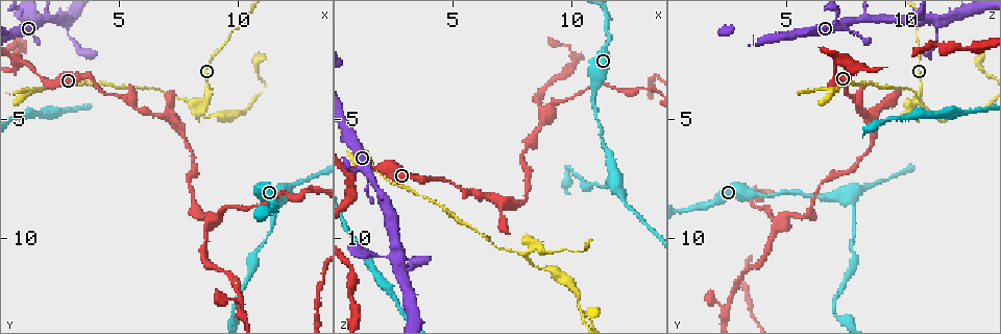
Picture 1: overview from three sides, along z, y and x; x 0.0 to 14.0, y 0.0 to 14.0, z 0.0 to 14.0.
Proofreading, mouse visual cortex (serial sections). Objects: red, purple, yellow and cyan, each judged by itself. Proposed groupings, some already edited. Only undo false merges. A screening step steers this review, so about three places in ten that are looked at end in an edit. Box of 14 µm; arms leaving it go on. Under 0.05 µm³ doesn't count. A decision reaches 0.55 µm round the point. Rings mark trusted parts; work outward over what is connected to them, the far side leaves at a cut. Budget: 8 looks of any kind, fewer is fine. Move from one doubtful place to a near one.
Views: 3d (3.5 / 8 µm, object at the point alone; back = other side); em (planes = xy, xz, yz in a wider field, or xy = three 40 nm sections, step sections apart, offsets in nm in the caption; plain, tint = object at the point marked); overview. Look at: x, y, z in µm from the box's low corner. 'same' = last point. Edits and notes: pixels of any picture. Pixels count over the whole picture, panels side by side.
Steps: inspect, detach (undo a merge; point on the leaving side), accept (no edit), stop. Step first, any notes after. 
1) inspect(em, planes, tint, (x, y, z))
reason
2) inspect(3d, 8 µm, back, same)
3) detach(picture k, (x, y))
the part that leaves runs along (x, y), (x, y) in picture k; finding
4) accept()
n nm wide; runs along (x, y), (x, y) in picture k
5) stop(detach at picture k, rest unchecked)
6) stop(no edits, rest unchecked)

inspect(em, xy, step 5, tint, (9.0, 9.1, 4.9))

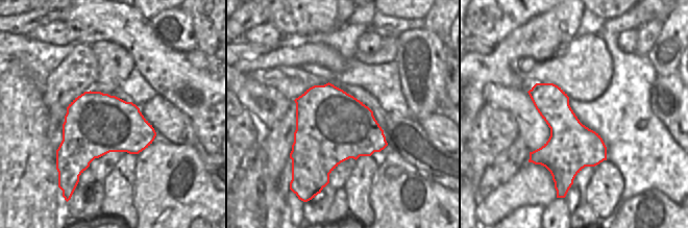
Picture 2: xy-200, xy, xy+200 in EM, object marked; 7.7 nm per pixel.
inspect(3d, 3.5 µm, same)
see where the arms go

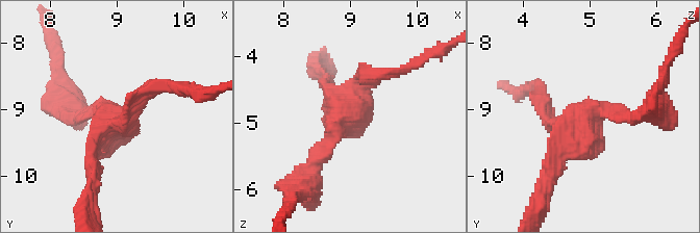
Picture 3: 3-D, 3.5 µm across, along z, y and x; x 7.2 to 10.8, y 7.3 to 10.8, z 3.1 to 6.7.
accept()
all the same cell

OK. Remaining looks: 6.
inspect(3d, 3.5 µm, (10.0, 12.7, 2.6))
a narrow waist

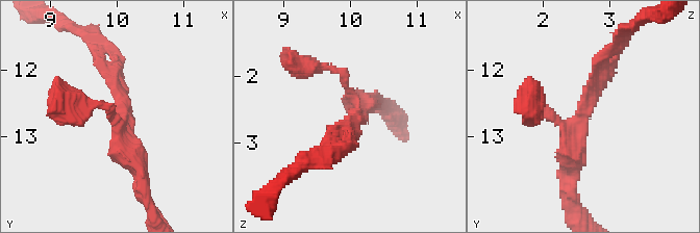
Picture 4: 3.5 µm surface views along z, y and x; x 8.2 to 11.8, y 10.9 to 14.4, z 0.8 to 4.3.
inspect(em, xy, step 1, tint, (10.10, 12.70, 2.55))
3 arms; arms of 150, 200, 300 nm; need the tissue

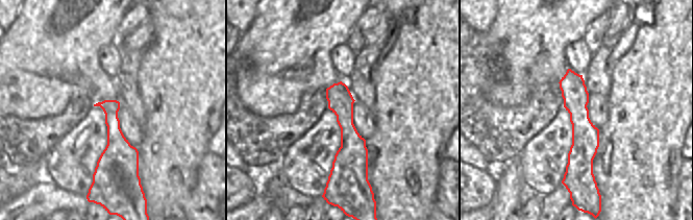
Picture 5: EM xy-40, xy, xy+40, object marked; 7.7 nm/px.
accept()
runs along (608, 58), (576, 122), (533, 106) in picture 4; all the same cell

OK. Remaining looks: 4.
inspect(3d, 3.5 µm, (8.4, 4.3, 10.4))
abrupt turn

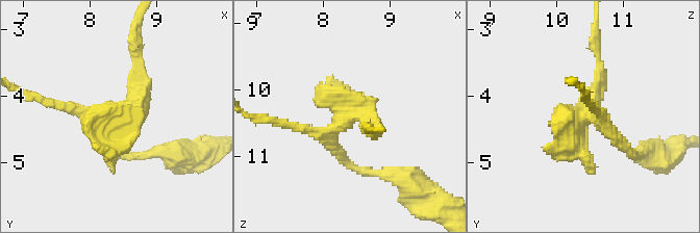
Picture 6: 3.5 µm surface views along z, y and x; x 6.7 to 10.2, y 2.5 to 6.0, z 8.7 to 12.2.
inspect(em, xy, step 2, tint, (8.45, 4.25, 10.40))
now the EM

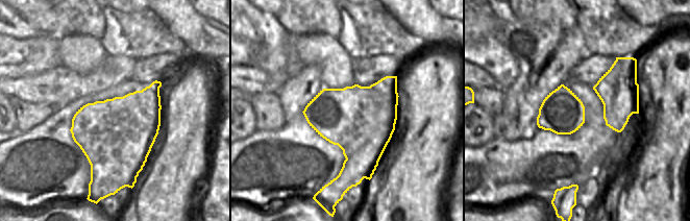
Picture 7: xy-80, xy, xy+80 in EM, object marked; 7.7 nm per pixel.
detach(picture 6, (614, 132))
the part that leaves runs along (133, 109), (89, 115), (47, 103) in picture 6; a second cell is stuck on

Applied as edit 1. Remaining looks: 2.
stop(detach at picture 6, rest unchecked)

